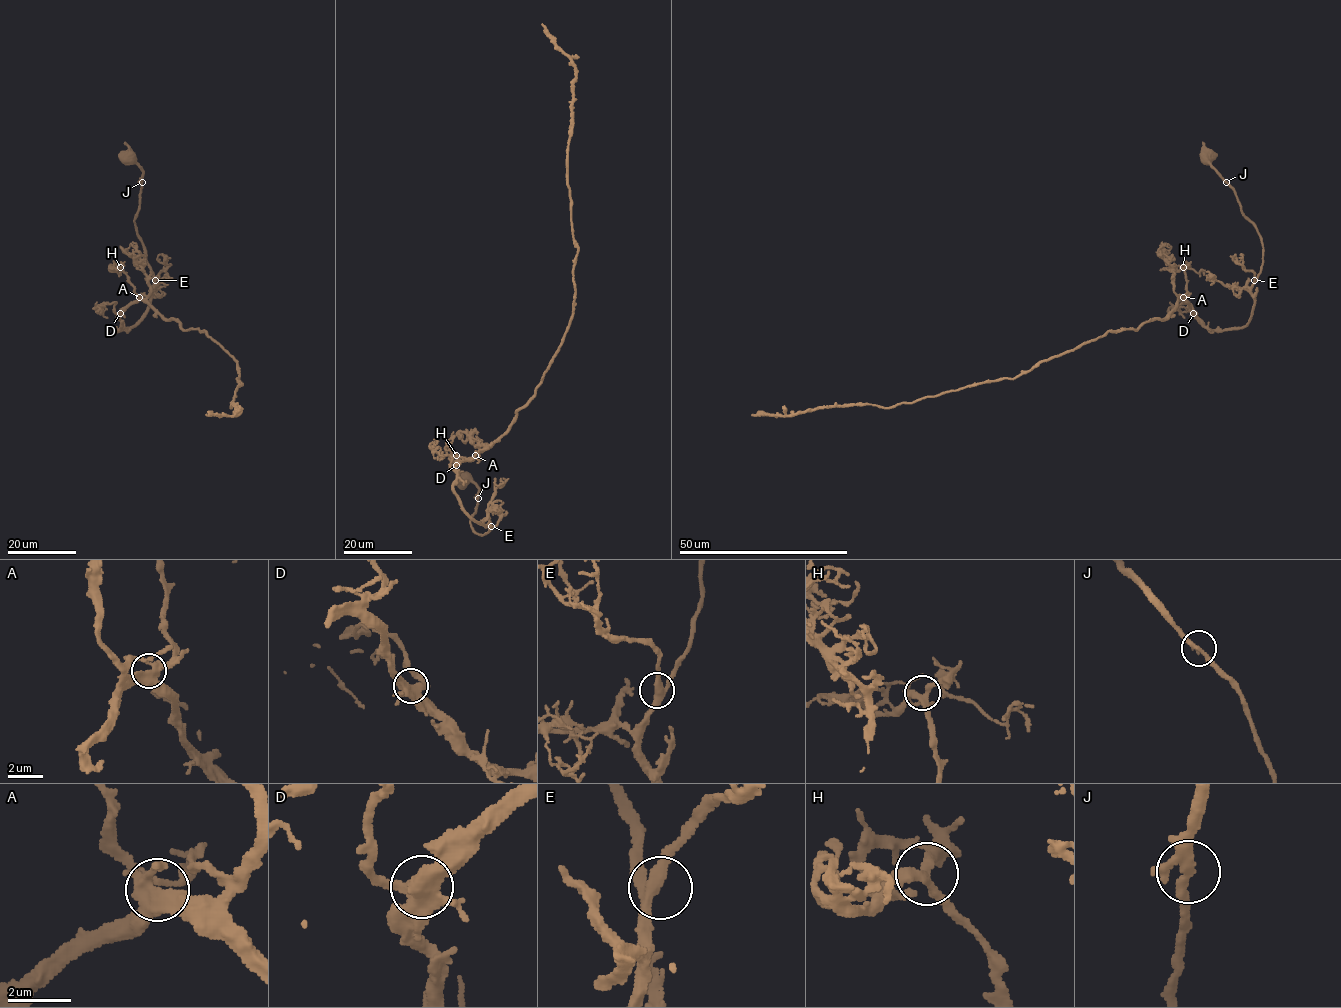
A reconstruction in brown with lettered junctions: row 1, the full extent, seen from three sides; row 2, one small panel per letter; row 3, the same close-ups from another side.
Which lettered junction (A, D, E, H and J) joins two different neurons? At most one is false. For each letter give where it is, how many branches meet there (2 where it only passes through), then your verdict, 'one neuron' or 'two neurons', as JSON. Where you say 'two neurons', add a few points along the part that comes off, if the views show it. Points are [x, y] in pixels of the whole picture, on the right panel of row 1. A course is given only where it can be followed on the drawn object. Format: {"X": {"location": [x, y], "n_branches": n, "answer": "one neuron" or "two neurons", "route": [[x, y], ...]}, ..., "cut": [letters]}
{"A": {"location": [1183, 297], "n_branches": 6, "answer": "one neuron"}, "D": {"location": [1193, 313], "n_branches": 4, "answer": "one neuron"}, "E": {"location": [1254, 280], "n_branches": 3, "answer": "one neuron"}, "H": {"location": [1183, 267], "n_branches": 3, "answer": "one neuron"}, "J": {"location": [1226, 182], "n_branches": 3, "answer": "one neuron"}, "cut": []}

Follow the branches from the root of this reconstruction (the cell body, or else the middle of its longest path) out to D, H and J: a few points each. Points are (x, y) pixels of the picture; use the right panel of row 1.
D: (1207, 157), (1256, 229), (1262, 264), (1251, 291), (1254, 300), (1251, 319), (1244, 326), (1210, 330), (1193, 313)
H: (1207, 157), (1262, 245), (1251, 319), (1240, 328), (1207, 328), (1185, 299), (1183, 267)
J: (1207, 157), (1208, 163), (1226, 181)

